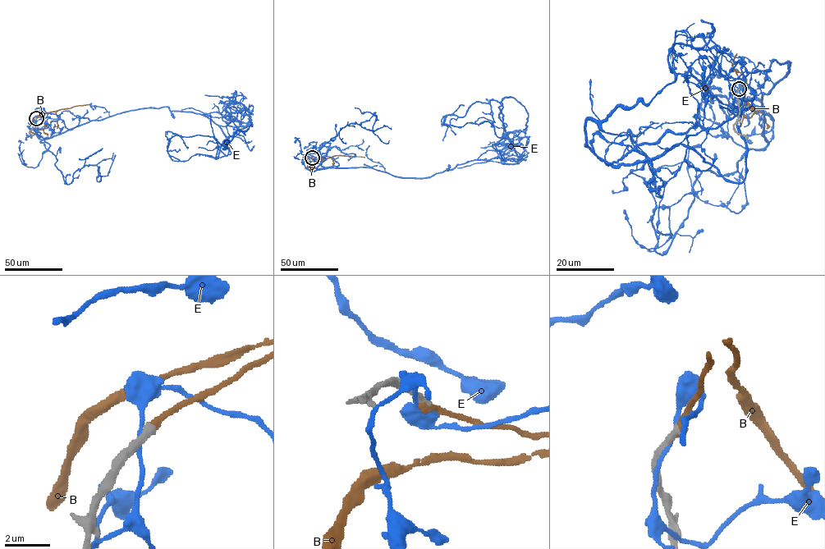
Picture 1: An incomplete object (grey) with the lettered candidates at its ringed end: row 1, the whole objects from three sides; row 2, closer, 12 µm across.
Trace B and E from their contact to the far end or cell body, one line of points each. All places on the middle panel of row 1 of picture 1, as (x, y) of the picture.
B: (312, 157), (364, 157)
E: (311, 157), (324, 167), (311, 171), (428, 177), (515, 144), (492, 99), (452, 118), (442, 140)

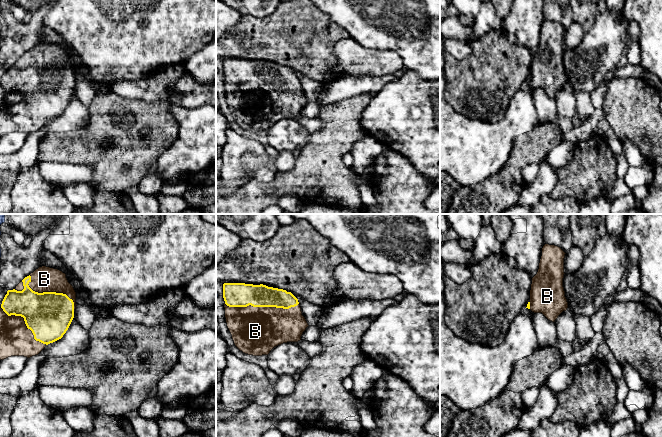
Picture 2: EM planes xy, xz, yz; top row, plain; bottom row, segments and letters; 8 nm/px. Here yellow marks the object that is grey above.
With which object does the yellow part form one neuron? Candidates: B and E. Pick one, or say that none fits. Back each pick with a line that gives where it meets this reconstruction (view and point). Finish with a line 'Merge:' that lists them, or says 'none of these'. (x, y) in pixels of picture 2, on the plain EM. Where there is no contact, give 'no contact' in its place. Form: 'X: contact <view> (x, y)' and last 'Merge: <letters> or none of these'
B: contact xz (261, 82)
Merge: B

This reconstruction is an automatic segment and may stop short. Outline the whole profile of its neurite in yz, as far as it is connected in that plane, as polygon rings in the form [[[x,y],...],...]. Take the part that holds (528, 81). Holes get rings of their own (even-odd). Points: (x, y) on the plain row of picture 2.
[[[543,22],[539,45],[532,54],[530,77],[526,83],[534,89],[542,89],[552,98],[568,84],[563,63],[565,30],[558,22]]]

